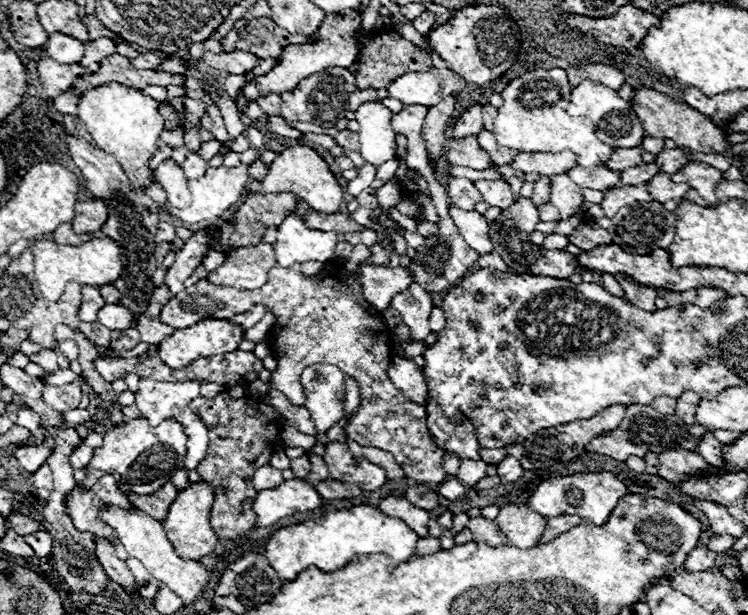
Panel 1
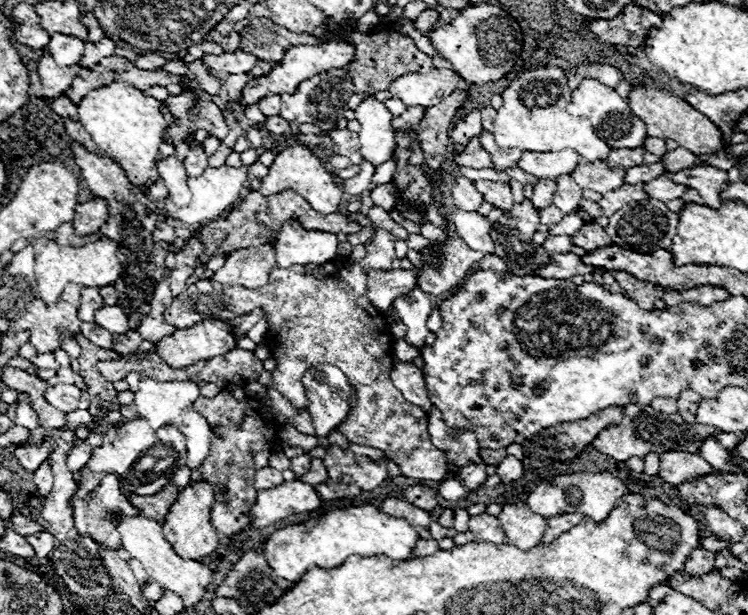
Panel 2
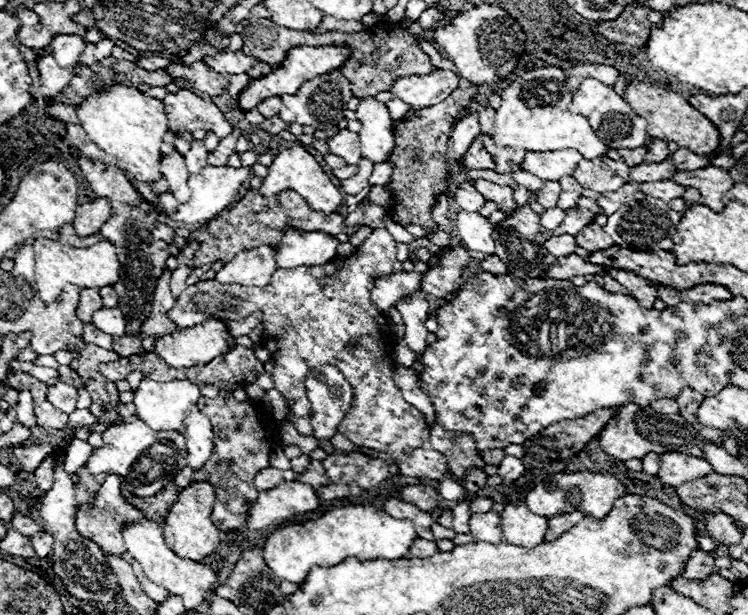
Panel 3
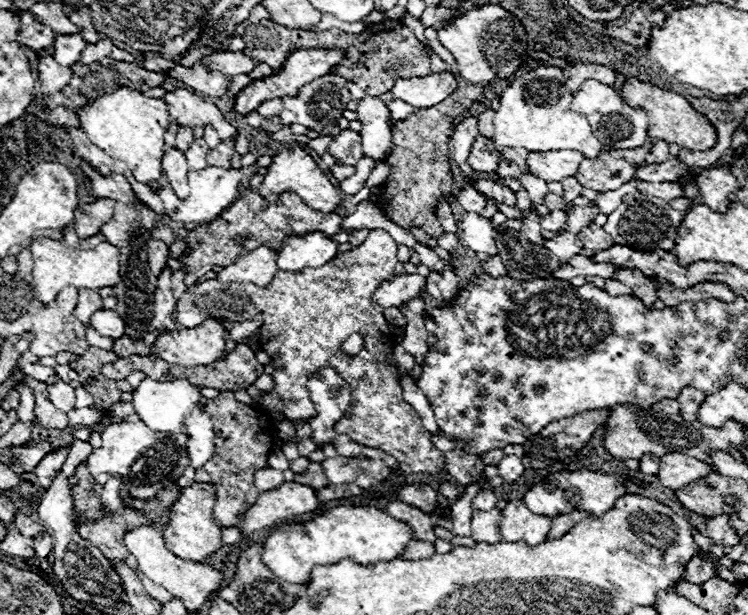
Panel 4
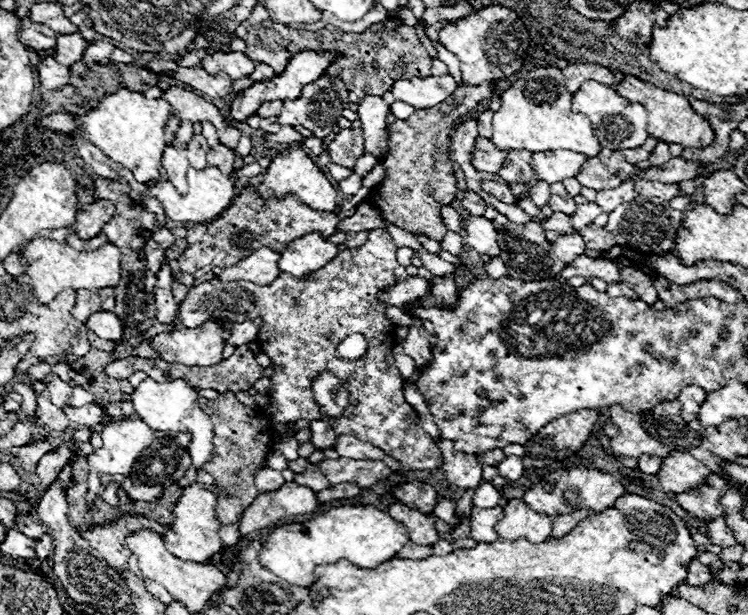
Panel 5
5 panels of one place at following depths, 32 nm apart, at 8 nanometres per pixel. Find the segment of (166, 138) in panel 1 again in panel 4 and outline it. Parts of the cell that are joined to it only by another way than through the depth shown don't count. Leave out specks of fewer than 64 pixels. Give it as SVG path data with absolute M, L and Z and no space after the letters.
M176 88L172 92L164 94L164 100L168 102L170 122L176 120L180 126L188 124L190 128L212 124L220 136L220 140L236 140L238 132L234 126L226 122L220 110L212 102L206 102L204 98L196 96L194 92L188 92L184 88Z

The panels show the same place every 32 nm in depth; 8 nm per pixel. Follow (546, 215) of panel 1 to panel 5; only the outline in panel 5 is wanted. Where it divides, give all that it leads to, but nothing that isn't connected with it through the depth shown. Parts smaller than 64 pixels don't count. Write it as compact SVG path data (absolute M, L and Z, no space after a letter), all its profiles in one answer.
M554 212L554 214L544 222L544 228L546 228L546 230L556 230L556 232L560 232L560 234L572 234L572 232L574 232L570 216L560 214L560 212Z

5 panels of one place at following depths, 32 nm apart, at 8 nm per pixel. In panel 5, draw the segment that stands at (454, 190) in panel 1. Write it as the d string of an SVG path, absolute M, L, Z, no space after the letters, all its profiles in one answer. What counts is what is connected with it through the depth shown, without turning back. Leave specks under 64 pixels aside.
M470 190L464 192L464 196L462 196L462 206L464 206L464 210L466 210L468 214L476 214L476 216L482 216L484 210L486 210L486 202L484 202L478 194L474 194L474 192L470 192Z

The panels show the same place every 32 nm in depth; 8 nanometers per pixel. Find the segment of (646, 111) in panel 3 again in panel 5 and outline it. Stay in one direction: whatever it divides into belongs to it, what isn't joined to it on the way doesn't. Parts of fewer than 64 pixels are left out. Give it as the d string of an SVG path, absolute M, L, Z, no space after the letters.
M624 76L624 80L620 80L618 84L614 84L614 88L624 96L628 98L630 102L640 102L646 110L648 110L648 134L658 138L658 140L664 140L664 142L676 142L684 148L688 146L694 146L694 148L706 148L712 144L714 140L714 132L710 128L710 124L692 110L692 106L688 104L688 100L682 96L682 94L676 94L676 92L668 92L668 90L662 90L650 82L642 82L640 78L636 76Z

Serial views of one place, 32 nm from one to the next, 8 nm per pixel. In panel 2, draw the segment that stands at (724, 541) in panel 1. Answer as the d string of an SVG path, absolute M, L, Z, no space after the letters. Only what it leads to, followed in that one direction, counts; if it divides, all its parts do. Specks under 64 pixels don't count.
M708 536L708 538L700 538L700 546L702 546L704 550L710 550L710 552L720 552L722 548L728 548L730 544L728 544L728 542L722 542L722 540L718 540L718 538Z

